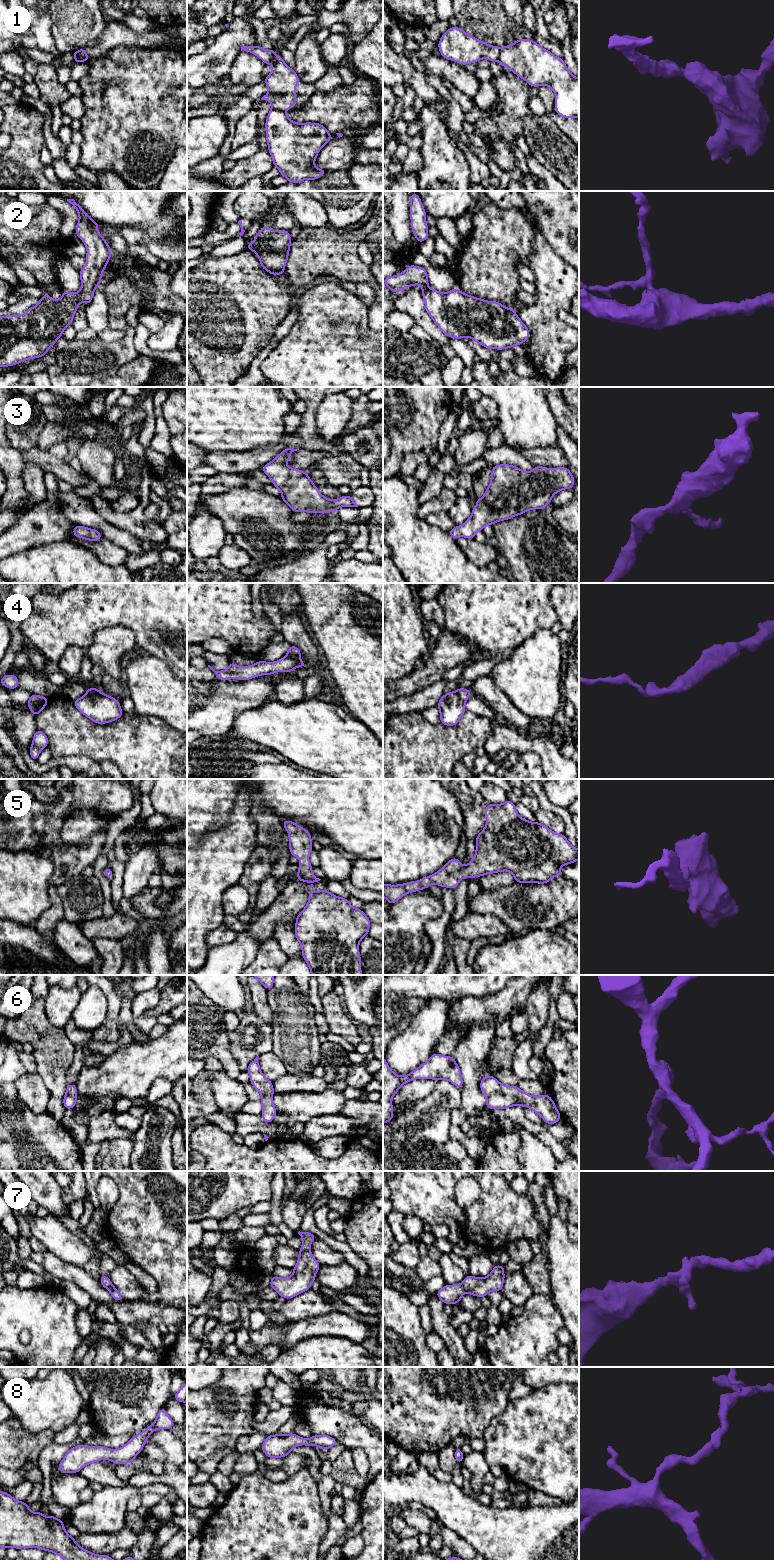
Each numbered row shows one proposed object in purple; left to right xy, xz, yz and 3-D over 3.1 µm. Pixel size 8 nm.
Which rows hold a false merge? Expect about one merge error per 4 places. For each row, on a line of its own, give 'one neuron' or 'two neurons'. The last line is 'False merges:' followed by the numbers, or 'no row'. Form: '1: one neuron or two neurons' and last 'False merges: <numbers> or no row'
1: two neurons
2: one neuron
3: one neuron
4: two neurons
5: one neuron
6: one neuron
7: one neuron
8: one neuron
False merges: 1, 4

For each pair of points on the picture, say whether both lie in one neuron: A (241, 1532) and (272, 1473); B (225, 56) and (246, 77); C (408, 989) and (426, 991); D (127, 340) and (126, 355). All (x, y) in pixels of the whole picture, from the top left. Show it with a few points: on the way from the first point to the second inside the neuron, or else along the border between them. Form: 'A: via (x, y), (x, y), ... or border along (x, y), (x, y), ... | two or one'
A: border along (258, 1470), (273, 1481), (284, 1481), (289, 1477) | two
B: border along (240, 50), (228, 74) | two
C: via (412, 989), (422, 989) | one
D: via (126, 344), (126, 351) | one

